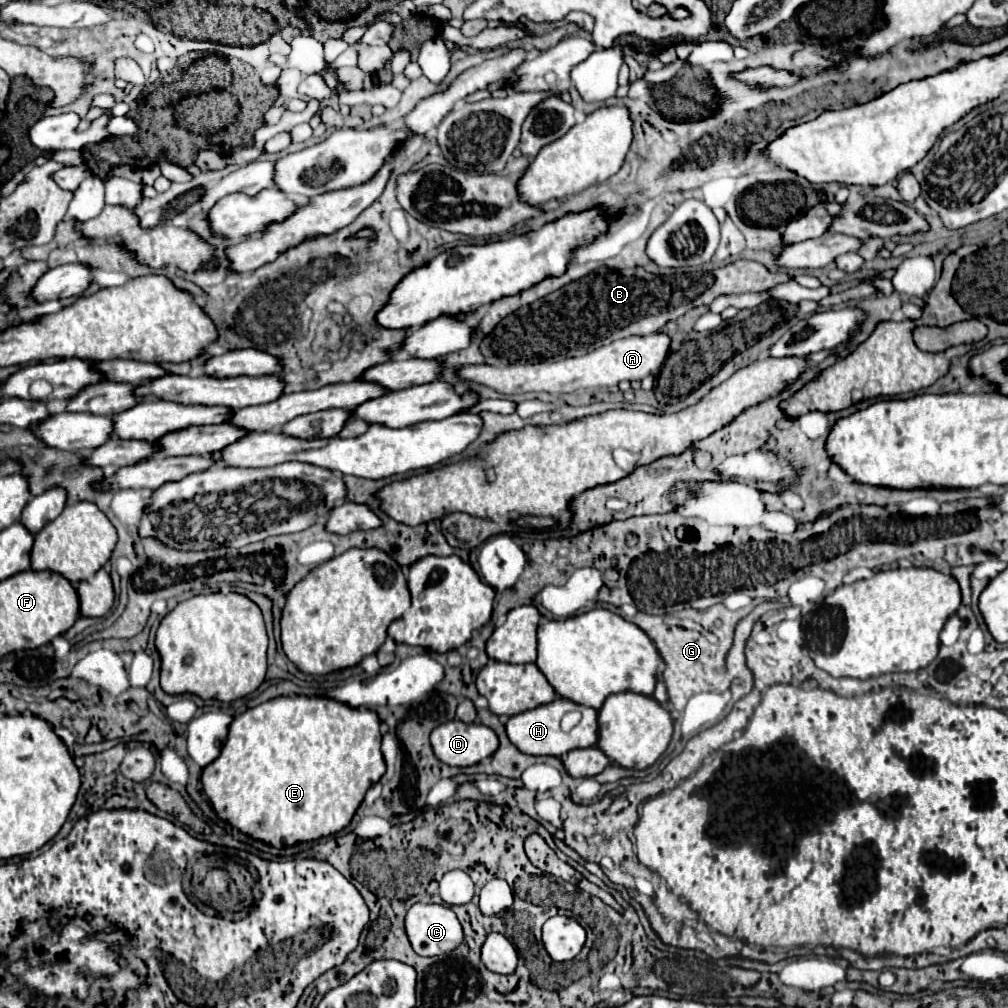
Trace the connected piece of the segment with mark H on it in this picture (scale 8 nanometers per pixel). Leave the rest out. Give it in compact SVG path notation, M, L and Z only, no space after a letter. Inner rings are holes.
M556 698L550 704L544 704L544 706L538 706L538 708L532 708L532 710L526 710L522 714L512 716L506 722L506 732L508 732L510 742L520 752L524 752L524 754L532 754L532 756L558 756L560 758L560 756L568 754L570 750L590 748L590 746L596 744L596 740L598 740L598 712L594 708L586 708L586 706L574 704L570 700L564 700L564 698ZM572 710L578 710L582 714L580 724L574 726L570 732L560 732L562 716L566 712L572 712Z

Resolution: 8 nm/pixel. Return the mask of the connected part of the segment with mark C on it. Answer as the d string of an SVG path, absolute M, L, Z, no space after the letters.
M414 904L406 916L406 934L418 956L448 954L464 938L456 914L440 904Z

